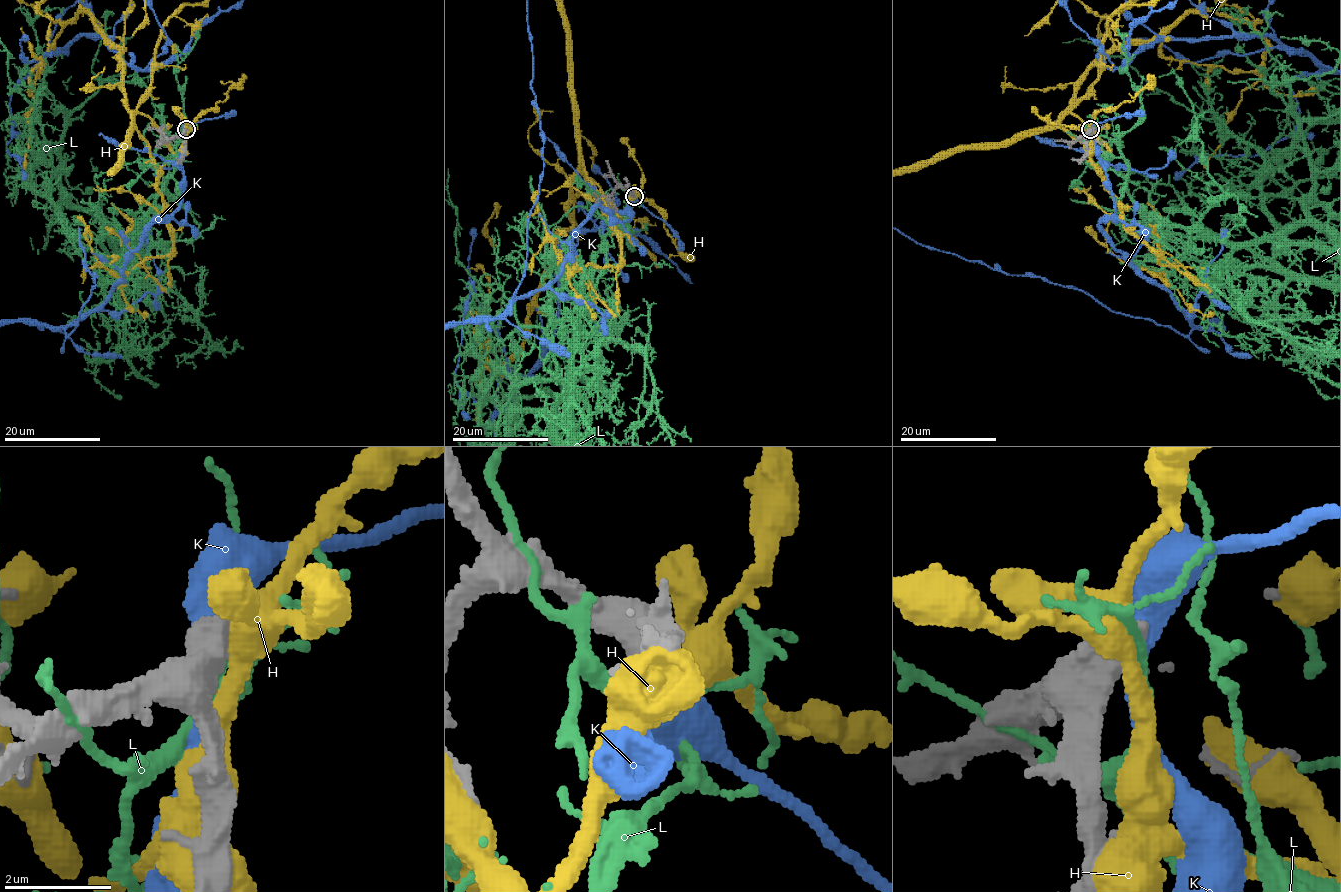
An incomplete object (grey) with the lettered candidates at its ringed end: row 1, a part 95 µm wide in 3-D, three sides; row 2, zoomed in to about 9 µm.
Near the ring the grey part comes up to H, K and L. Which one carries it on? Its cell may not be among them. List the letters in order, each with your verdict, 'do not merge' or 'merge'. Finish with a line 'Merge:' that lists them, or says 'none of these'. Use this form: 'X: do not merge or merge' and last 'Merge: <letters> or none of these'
H: do not merge
K: do not merge
L: do not merge
Merge: none of these

